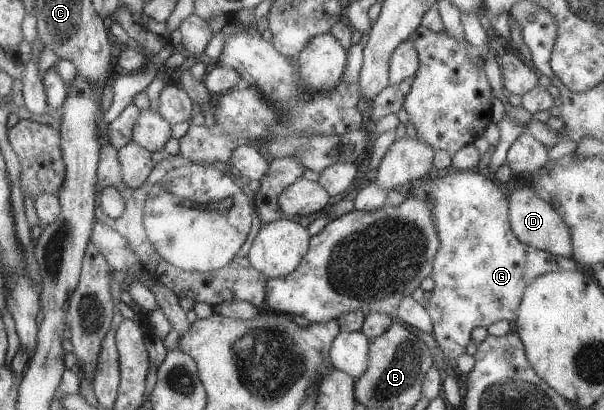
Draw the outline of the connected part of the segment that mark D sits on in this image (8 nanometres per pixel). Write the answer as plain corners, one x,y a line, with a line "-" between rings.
529,186
516,188
507,196
508,218
514,236
528,246
549,252
552,256
571,258
572,246
570,233
561,212
544,202

